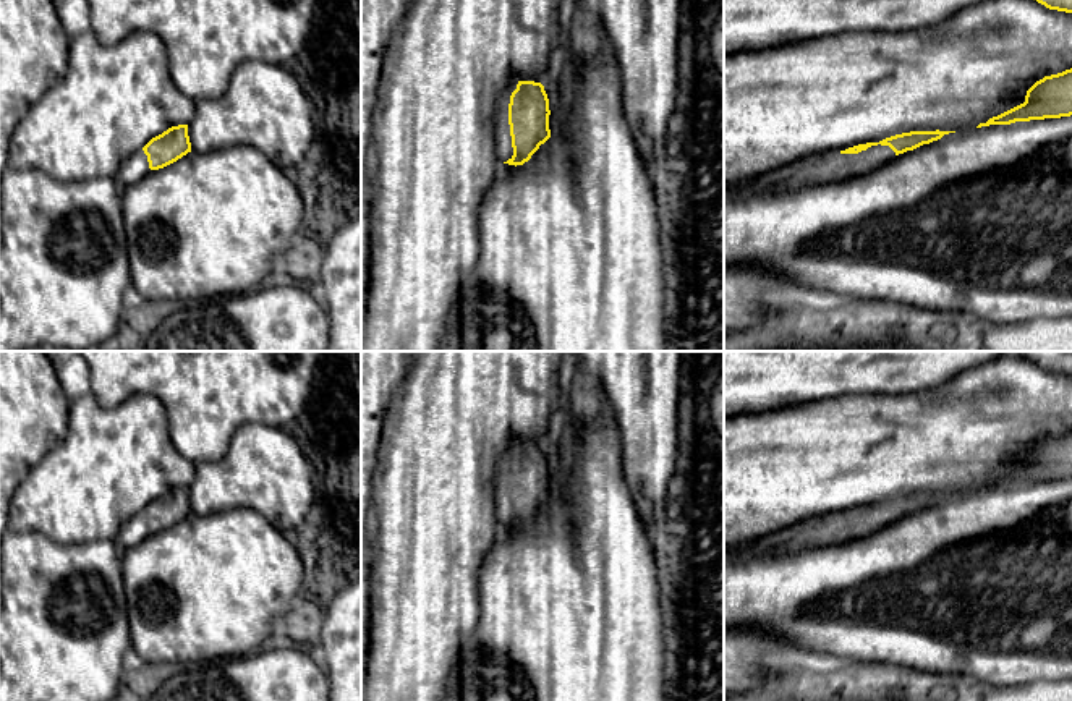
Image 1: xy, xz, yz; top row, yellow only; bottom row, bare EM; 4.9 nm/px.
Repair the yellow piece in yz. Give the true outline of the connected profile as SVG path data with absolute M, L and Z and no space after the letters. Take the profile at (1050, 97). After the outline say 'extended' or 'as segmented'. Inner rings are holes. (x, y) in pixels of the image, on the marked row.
M1072 68L1036 81L1025 96L1025 102L980 123L976 128L989 125L1010 125L1015 121L1061 118L1072 115Z; as segmented

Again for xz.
M518 81L496 113L496 152L500 162L523 165L551 138L549 99L541 83Z; extended

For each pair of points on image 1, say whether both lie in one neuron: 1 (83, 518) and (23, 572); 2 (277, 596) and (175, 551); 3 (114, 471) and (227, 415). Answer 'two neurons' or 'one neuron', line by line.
1: two neurons
2: one neuron
3: two neurons

